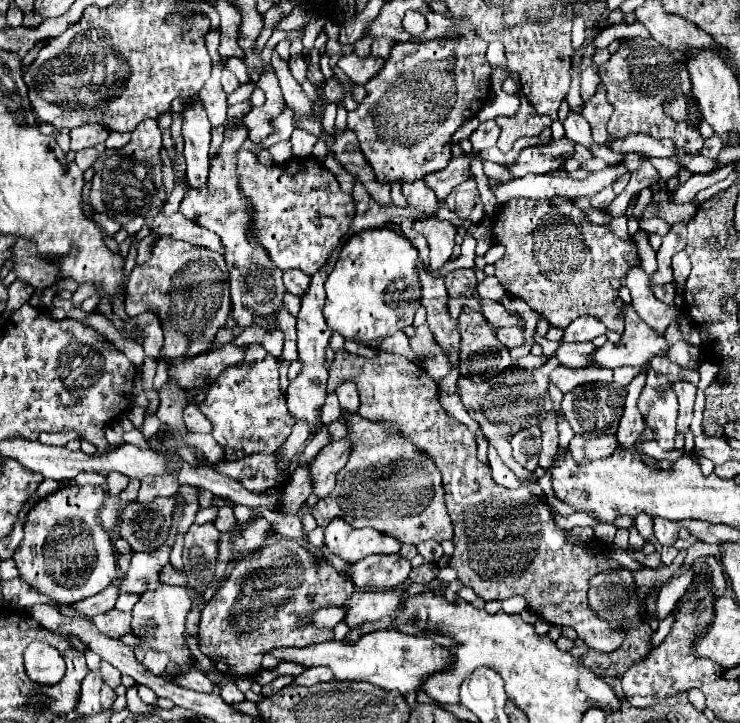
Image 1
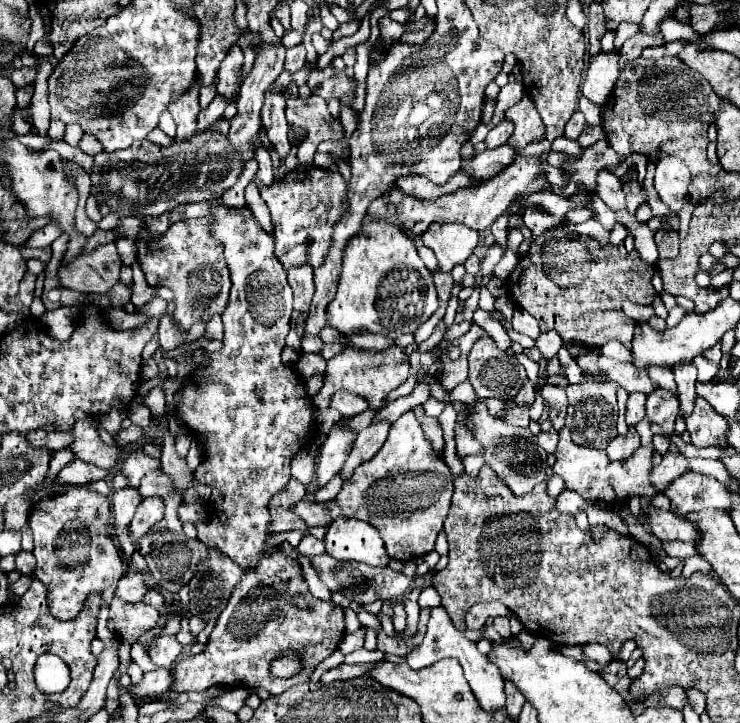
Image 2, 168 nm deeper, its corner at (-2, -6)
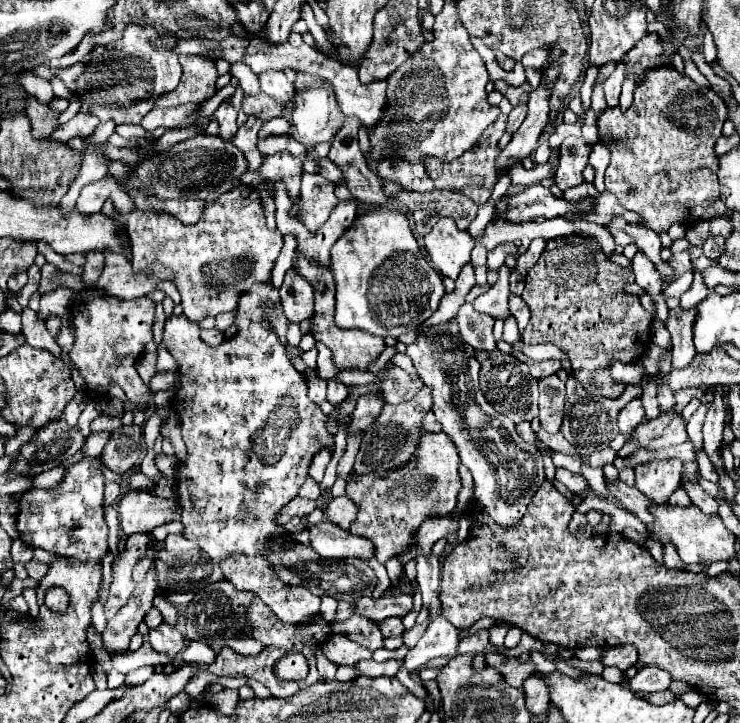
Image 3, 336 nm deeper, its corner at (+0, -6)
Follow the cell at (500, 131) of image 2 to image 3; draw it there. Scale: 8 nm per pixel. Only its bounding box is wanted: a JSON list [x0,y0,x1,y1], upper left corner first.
[507,95,529,133]

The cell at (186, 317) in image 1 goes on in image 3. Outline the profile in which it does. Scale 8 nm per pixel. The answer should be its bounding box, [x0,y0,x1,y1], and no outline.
[103,185,283,321]

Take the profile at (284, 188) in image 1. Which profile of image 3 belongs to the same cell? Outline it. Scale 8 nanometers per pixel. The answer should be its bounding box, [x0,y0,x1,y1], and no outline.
[293,173,339,233]

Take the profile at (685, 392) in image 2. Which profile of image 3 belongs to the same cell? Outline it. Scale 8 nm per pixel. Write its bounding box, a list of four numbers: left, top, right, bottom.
[667,307,697,367]

